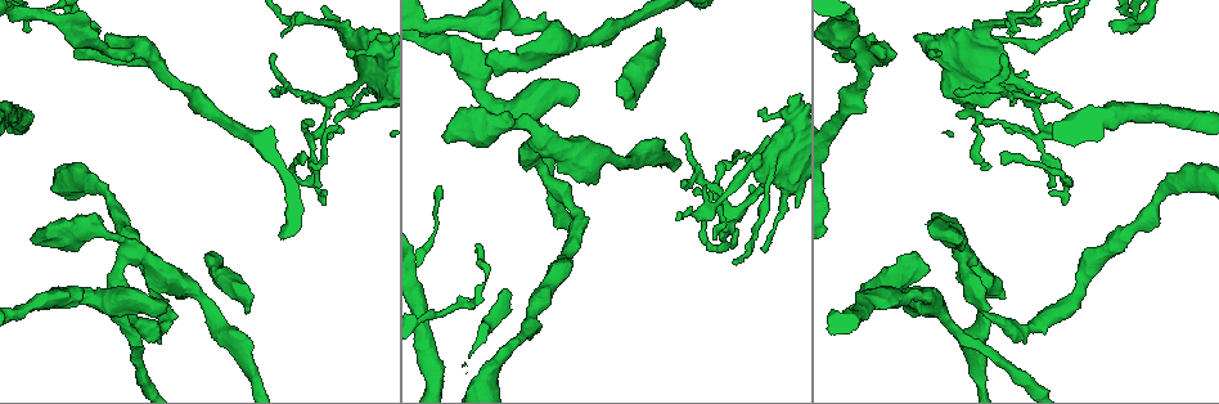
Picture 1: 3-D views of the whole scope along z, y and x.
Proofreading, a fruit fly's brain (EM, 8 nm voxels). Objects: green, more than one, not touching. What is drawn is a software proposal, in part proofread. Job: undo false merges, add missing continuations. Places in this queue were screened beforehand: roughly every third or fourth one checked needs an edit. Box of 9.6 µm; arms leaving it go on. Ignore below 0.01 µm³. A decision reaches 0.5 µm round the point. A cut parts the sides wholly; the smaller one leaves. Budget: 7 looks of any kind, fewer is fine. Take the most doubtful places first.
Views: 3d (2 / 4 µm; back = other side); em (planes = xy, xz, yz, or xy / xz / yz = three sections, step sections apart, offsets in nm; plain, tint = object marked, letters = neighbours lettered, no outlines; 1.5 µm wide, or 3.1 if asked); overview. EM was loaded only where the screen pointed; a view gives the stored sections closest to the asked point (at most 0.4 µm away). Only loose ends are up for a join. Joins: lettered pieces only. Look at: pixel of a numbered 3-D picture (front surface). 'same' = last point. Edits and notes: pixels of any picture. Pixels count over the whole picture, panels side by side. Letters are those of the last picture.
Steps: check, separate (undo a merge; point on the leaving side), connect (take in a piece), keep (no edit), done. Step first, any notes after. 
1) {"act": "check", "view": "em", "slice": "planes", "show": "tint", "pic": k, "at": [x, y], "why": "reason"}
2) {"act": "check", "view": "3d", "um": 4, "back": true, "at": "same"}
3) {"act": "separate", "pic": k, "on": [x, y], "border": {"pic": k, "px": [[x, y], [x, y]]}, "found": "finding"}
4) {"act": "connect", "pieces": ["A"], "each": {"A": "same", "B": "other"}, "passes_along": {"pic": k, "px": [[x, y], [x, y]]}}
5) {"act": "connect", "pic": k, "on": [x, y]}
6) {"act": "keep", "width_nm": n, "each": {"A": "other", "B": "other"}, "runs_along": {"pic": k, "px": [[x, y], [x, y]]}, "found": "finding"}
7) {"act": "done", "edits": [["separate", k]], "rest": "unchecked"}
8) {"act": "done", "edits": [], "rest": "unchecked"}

{"act": "check", "view": "3d", "um": 2, "pic": 1, "at": [248, 312], "why": "thick end"}

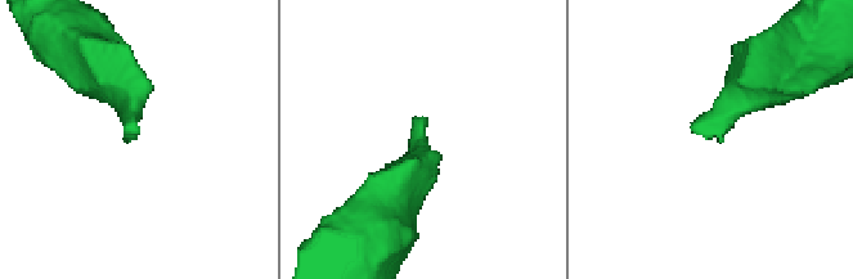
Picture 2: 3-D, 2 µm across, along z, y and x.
{"act": "check", "view": "em", "slice": "planes", "show": "letters", "pic": 2, "at": [139, 131]}

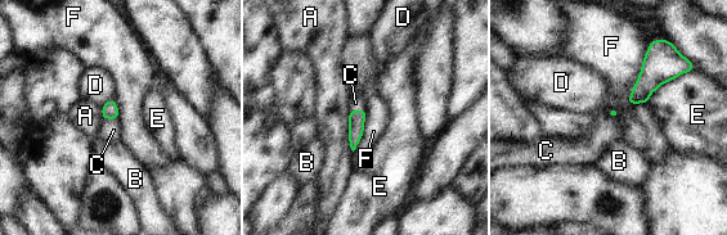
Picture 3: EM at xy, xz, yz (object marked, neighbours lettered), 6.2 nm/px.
{"act": "connect", "pieces": ["C"], "each": {"A": "other", "B": "other", "C": "same", "D": "other", "E": "other", "F": "other"}, "passes_along": {"pic": 3, "px": [[110, 111], [110, 118], [110, 130]]}, "found": "it goes on there"}

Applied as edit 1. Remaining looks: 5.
{"act": "check", "view": "overview", "why": "redraw"}

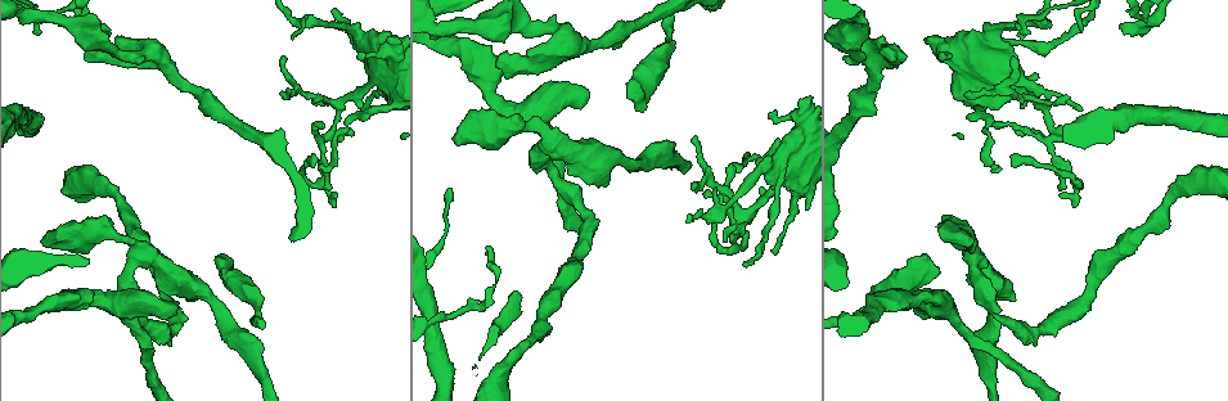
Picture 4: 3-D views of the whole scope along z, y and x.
{"act": "check", "view": "3d", "um": 4, "pic": 4, "at": [937, 270], "why": "free end"}

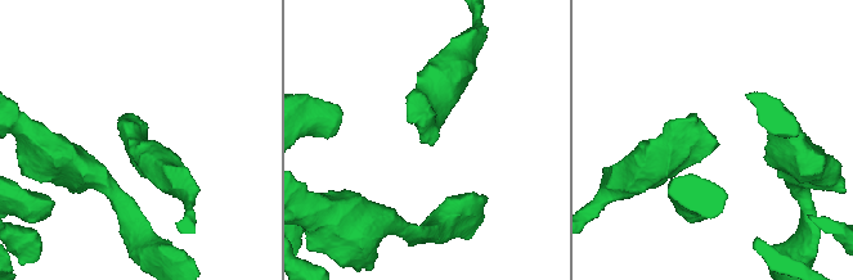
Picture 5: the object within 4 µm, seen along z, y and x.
{"act": "check", "view": "em", "slice": "planes", "show": "tint", "pic": 5, "at": [424, 142]}

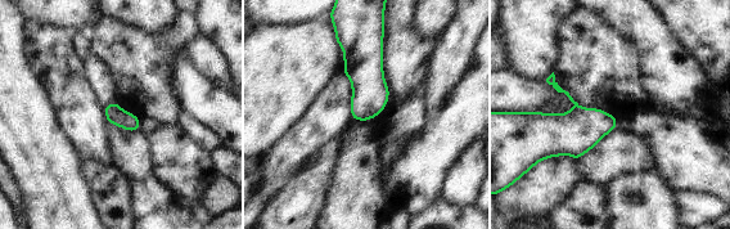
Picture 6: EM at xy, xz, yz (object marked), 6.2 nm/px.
{"act": "check", "view": "em", "slice": "planes", "show": "letters", "at": "same"}

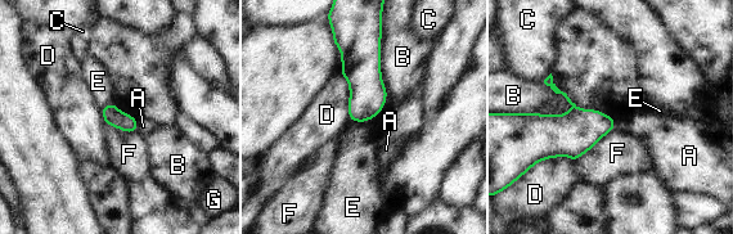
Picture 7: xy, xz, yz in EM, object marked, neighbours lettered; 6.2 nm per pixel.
{"act": "keep", "each": {"A": "other", "B": "other", "C": "other", "D": "other", "E": "other", "F": "other", "G": "other"}, "border": {"pic": 7, "px": [[614, 130], [603, 135], [576, 158]]}, "found": "no lettered piece goes on from it"}

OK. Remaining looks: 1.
{"act": "check", "view": "em", "slice": "planes", "show": "letters", "pic": 4, "at": [947, 58], "why": "branch stops here"}

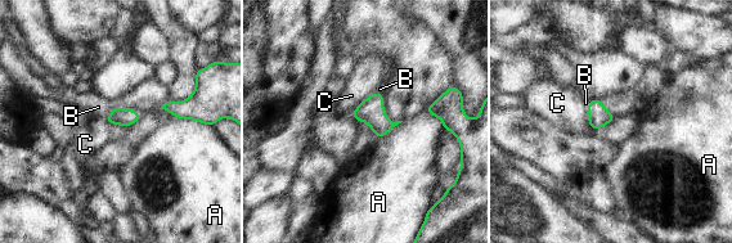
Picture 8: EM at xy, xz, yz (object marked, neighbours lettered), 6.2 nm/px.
{"act": "connect", "pieces": ["B"], "longest_contact_nm": ["A", 240], "each": {"A": "other", "B": "same", "C": "other"}, "passes_along": {"pic": 8, "px": [[122, 116], [111, 112], [98, 107]]}, "found": "it goes on there"}

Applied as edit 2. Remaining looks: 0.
{"act": "done", "edits": [["connect", 3], ["connect", 8]], "rest": "unchecked"}

